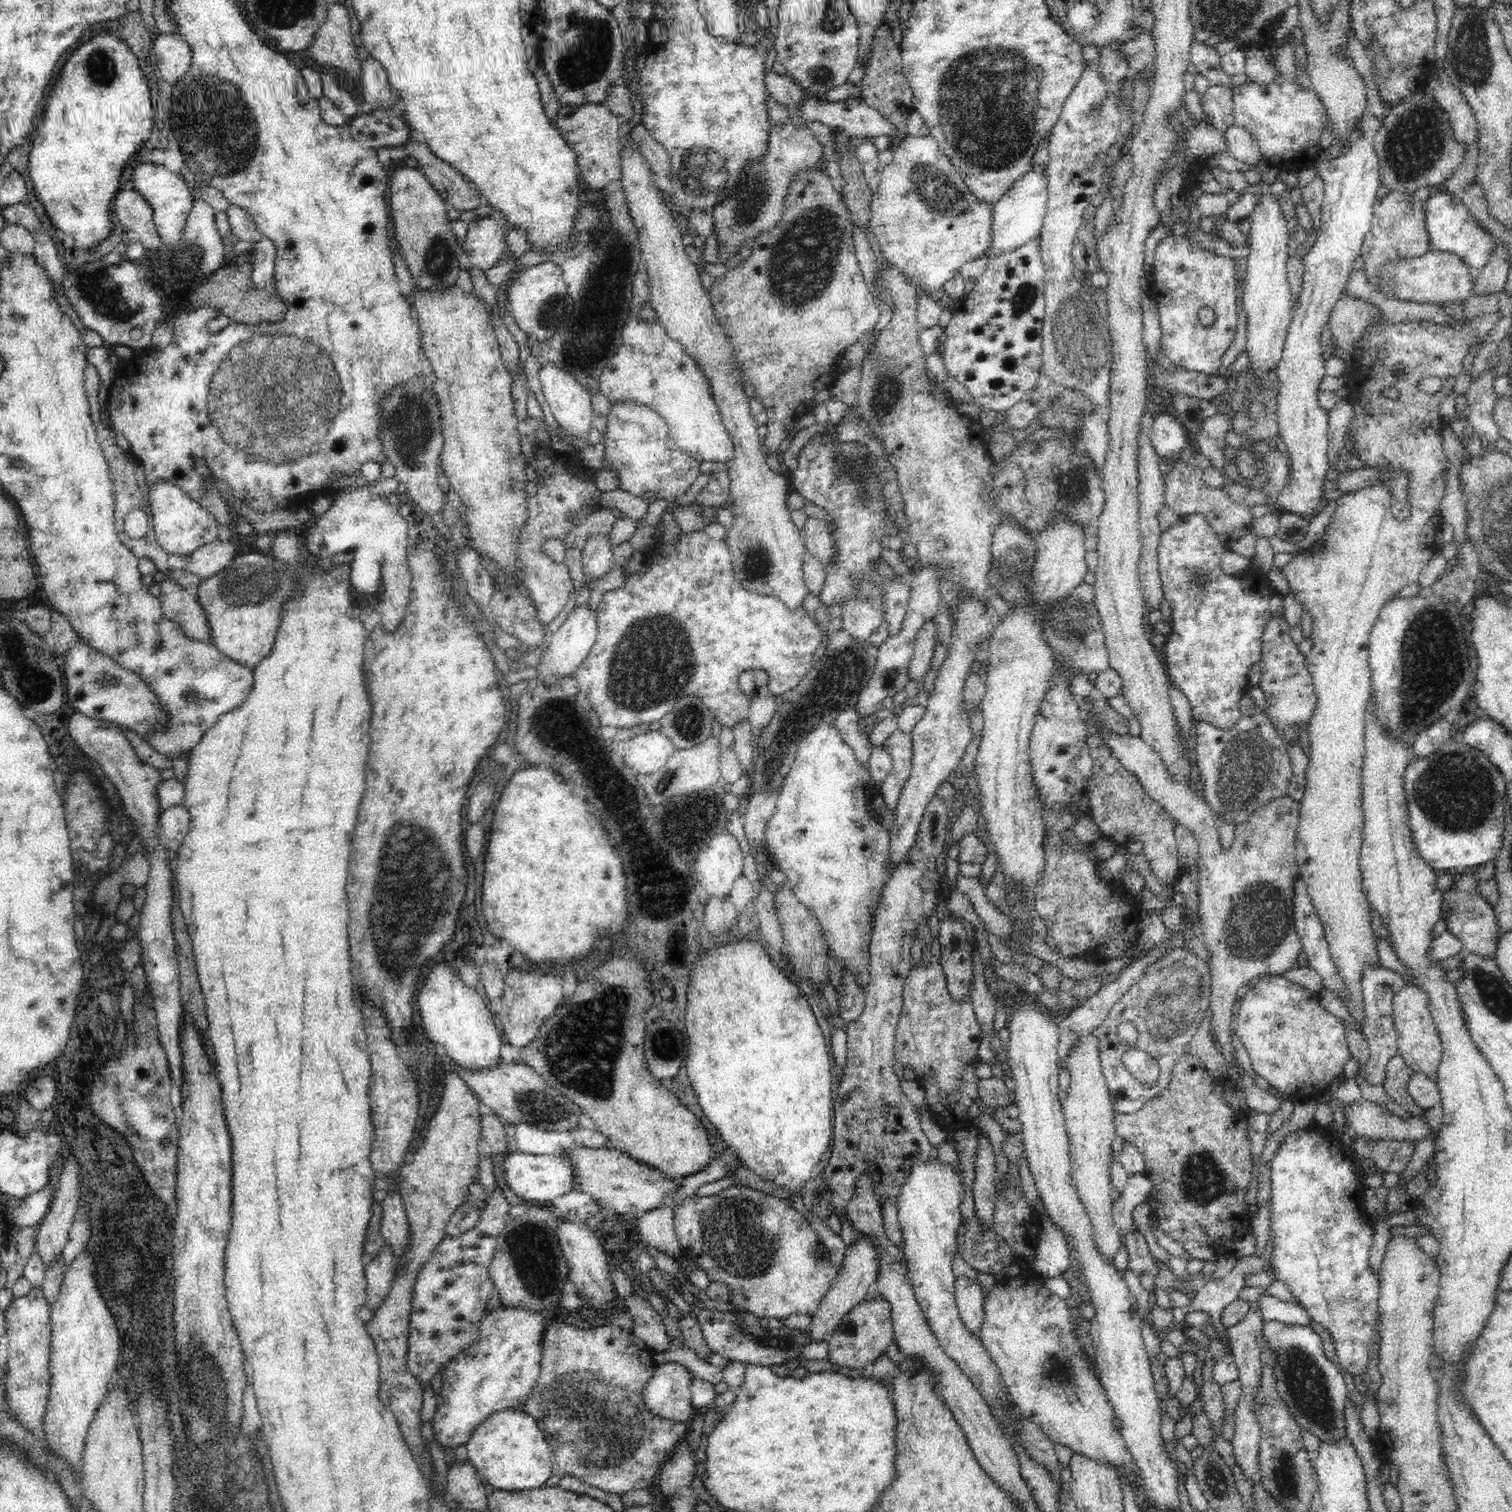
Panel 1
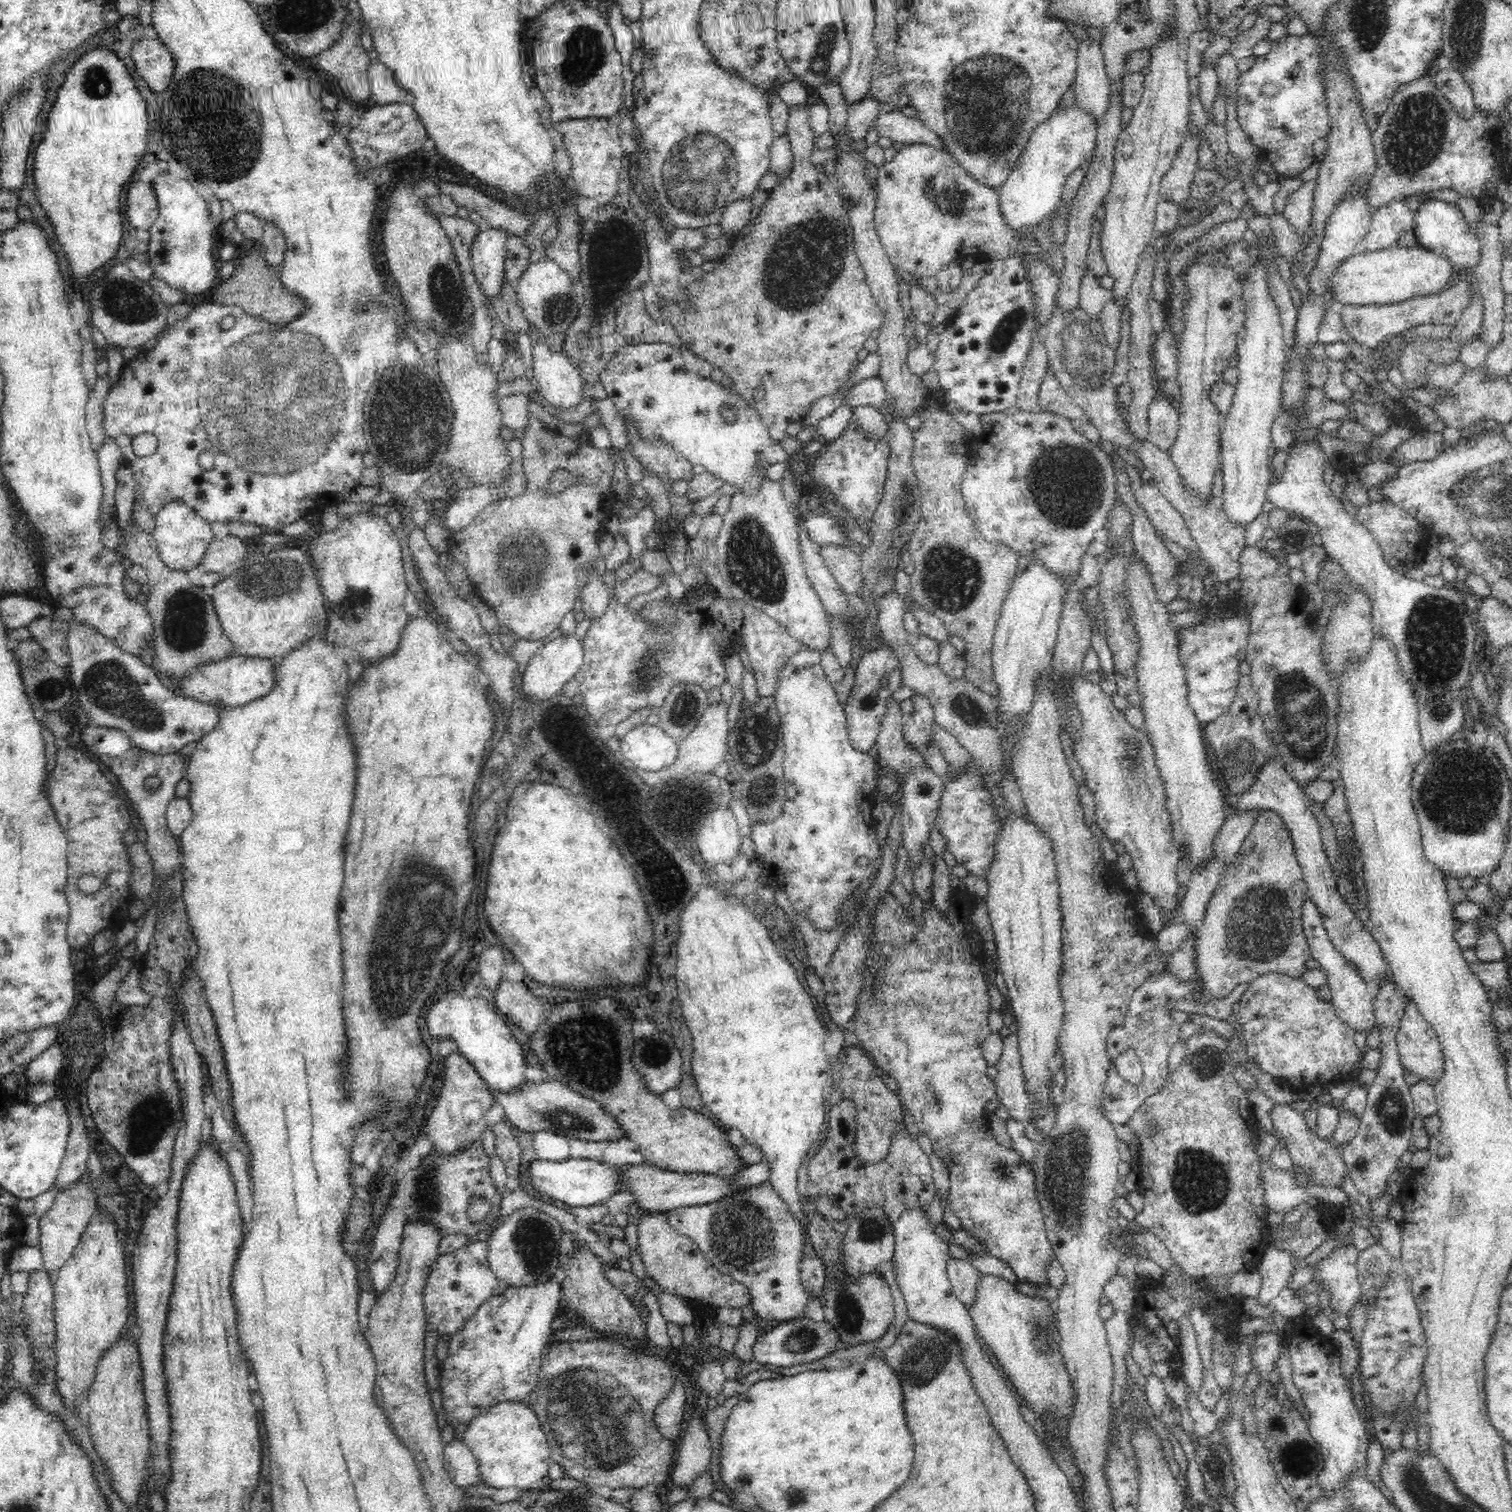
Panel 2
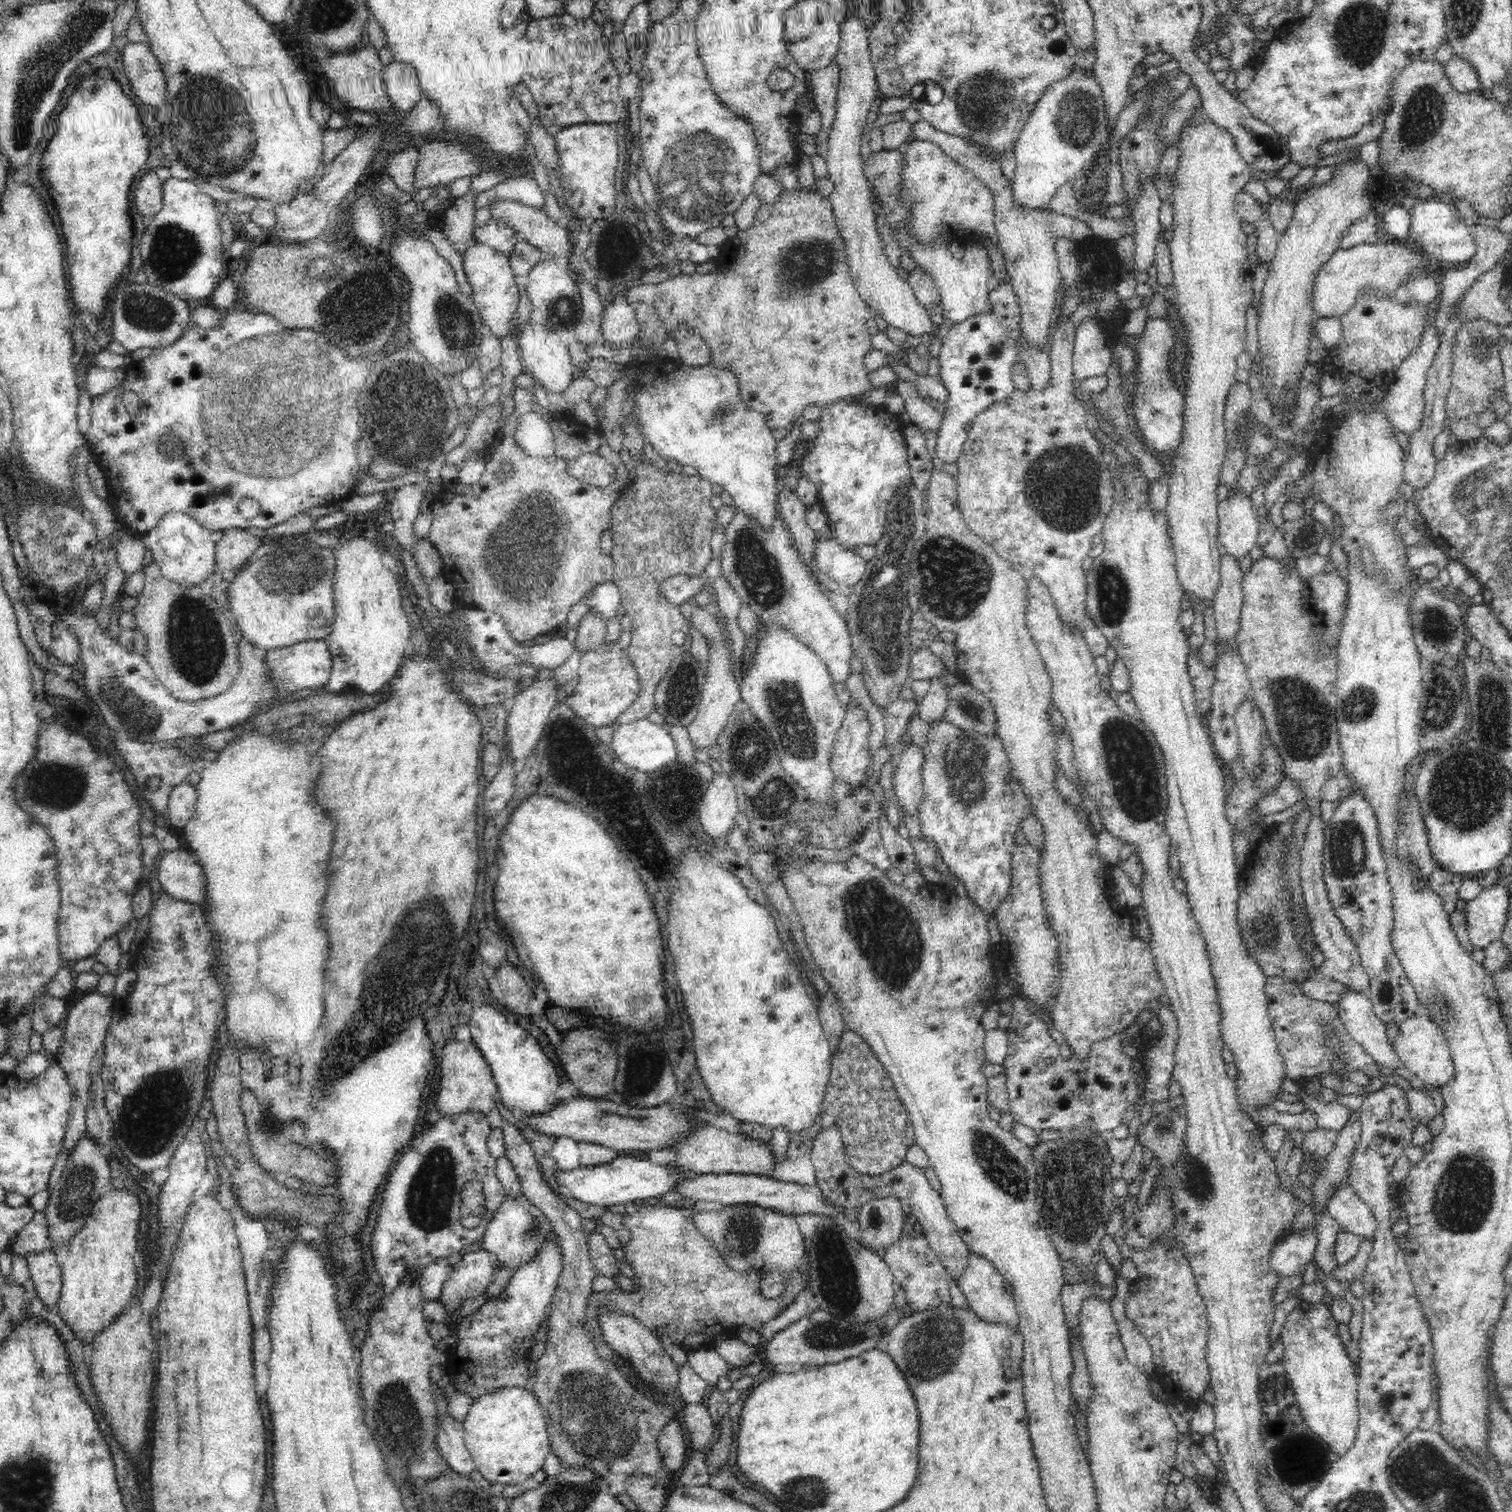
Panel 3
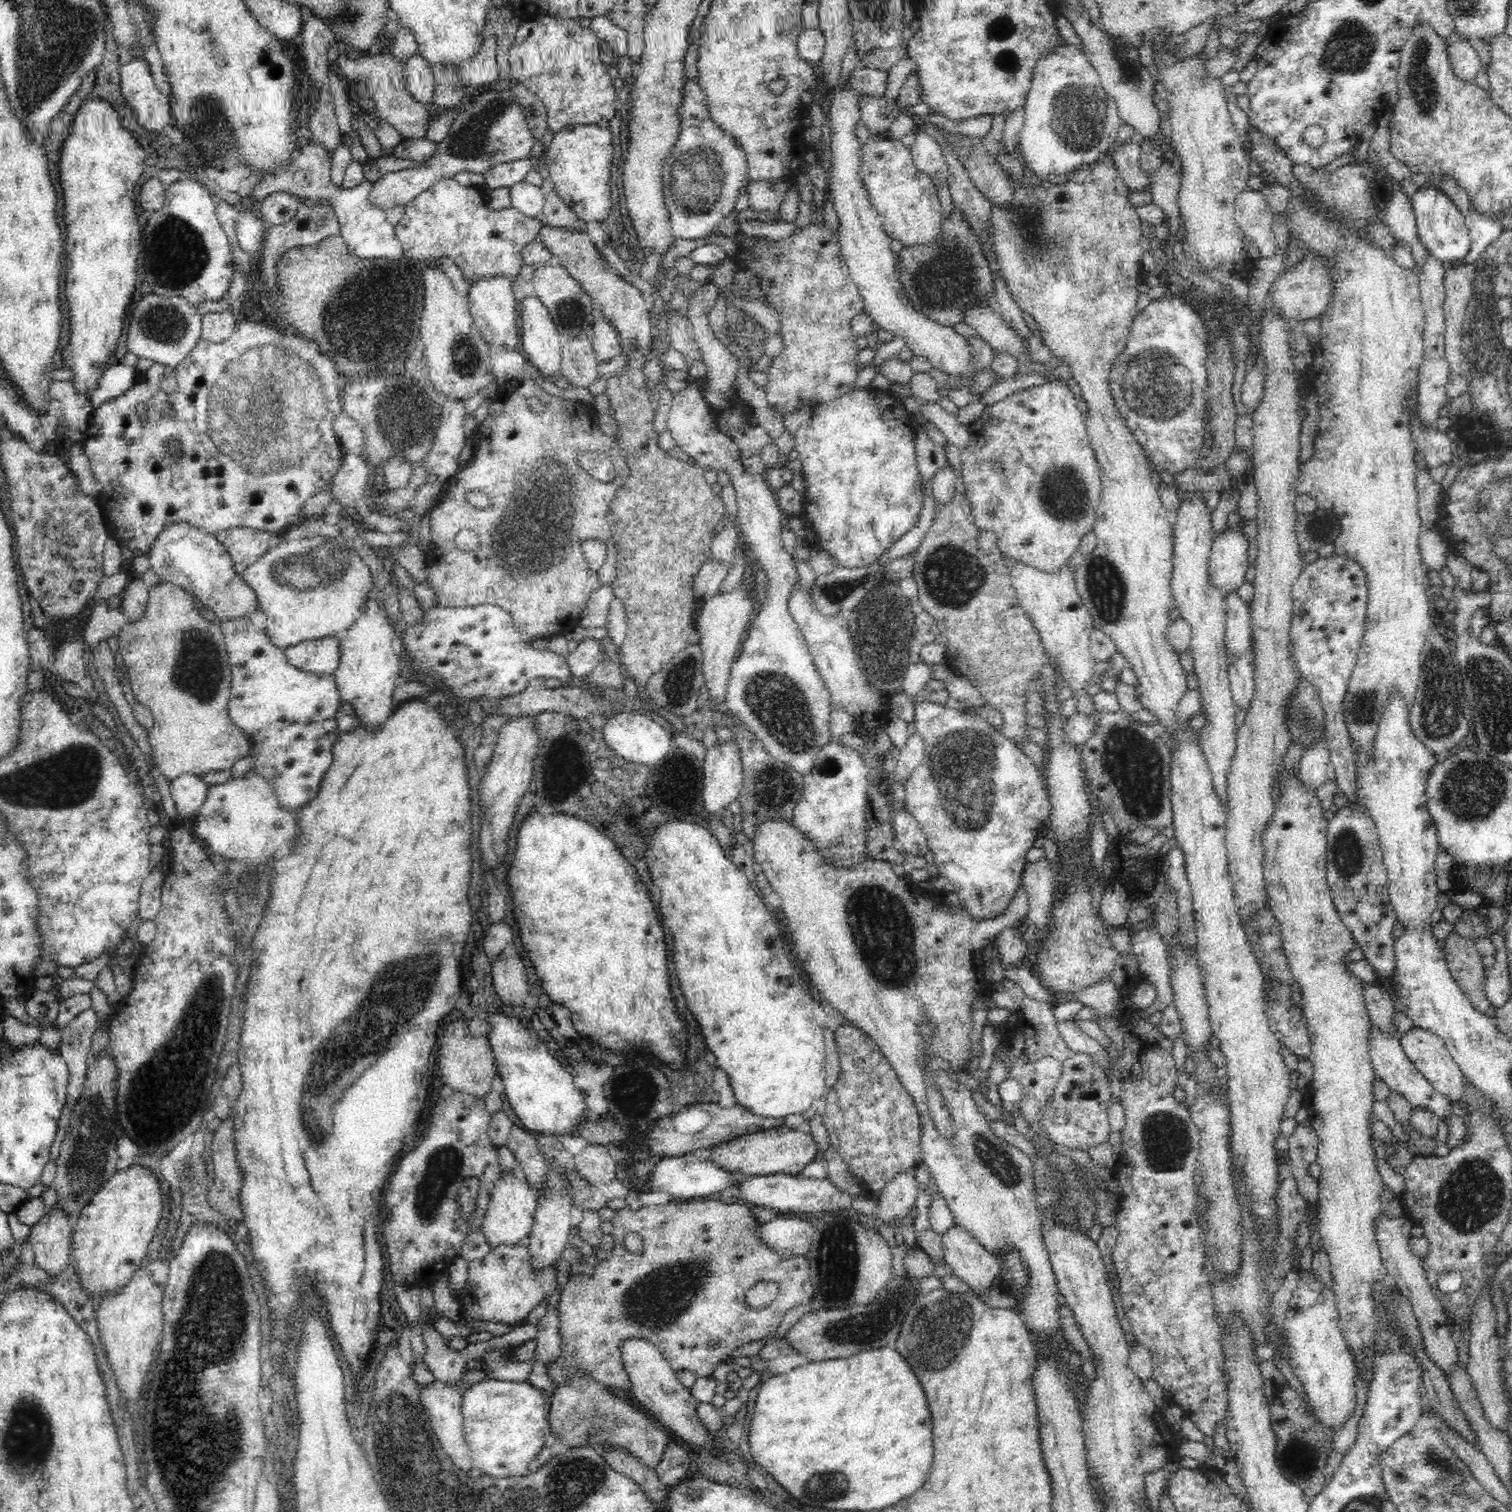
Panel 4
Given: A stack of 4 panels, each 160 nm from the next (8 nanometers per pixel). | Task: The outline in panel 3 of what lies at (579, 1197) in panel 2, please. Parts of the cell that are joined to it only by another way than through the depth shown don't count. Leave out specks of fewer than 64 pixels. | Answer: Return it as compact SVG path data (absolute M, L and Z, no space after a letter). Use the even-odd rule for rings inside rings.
M620 1157L604 1164L589 1167L580 1165L570 1171L557 1169L554 1176L562 1191L570 1192L573 1199L586 1202L586 1204L609 1207L613 1204L632 1202L632 1200L640 1203L654 1202L656 1196L666 1194L668 1190L676 1189L680 1176L674 1178L672 1174L668 1174L668 1170L670 1170L668 1166L650 1164L647 1160Z

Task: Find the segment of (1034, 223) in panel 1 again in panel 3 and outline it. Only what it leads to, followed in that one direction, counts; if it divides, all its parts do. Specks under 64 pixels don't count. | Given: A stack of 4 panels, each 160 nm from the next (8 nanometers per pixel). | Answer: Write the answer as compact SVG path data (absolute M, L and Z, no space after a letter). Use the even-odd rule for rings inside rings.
M1074 66L1066 78L1055 79L1043 91L1042 98L1035 103L1026 124L1015 142L1015 176L1011 181L1013 203L1023 208L1039 211L1048 208L1056 190L1080 176L1083 168L1090 163L1102 145L1105 145L1109 134L1108 114L1105 113L1105 99L1101 86L1093 72L1082 73Z

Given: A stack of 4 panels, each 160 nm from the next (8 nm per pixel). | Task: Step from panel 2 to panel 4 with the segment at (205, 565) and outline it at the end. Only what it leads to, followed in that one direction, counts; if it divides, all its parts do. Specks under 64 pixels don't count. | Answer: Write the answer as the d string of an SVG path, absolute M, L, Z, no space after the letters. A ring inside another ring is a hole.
M233 528L227 530L227 536L224 547L233 564L238 564L244 559L253 561L262 556L269 548L272 533L251 528Z

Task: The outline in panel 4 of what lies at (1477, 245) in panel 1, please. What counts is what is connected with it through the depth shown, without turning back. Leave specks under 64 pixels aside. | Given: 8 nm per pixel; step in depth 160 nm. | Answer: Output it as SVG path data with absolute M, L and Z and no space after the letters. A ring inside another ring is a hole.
M1428 183L1413 191L1411 205L1416 217L1418 238L1429 254L1446 265L1462 261L1470 250L1471 236L1465 223L1465 216L1448 195Z

